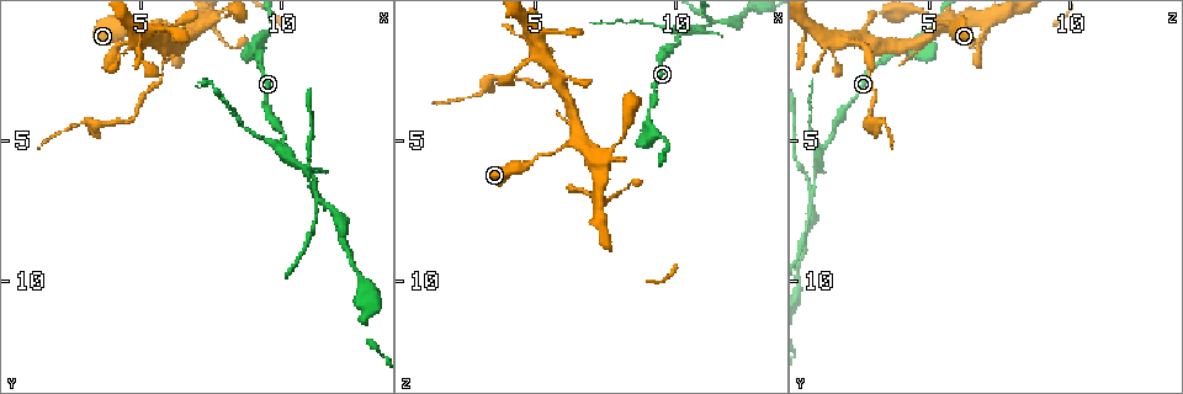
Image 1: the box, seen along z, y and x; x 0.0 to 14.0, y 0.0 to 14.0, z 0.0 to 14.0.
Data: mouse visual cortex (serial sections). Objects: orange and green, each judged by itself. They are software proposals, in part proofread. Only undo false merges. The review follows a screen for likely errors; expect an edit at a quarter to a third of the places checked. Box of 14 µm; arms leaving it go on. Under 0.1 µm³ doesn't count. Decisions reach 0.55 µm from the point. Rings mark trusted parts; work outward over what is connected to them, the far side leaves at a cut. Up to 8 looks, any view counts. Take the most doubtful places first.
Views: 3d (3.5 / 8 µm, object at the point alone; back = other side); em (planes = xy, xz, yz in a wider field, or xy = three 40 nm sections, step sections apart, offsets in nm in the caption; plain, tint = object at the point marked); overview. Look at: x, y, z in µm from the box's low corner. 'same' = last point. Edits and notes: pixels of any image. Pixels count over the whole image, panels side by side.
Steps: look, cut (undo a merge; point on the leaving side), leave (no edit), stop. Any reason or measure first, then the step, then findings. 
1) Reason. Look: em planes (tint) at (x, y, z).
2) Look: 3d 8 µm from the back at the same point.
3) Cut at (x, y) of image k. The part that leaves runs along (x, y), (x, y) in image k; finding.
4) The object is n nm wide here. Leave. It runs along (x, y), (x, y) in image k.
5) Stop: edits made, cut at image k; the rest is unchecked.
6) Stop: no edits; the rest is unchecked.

Abrupt turn. Look: 3d 3.5 µm at (10.2, 5.4, 1.2).

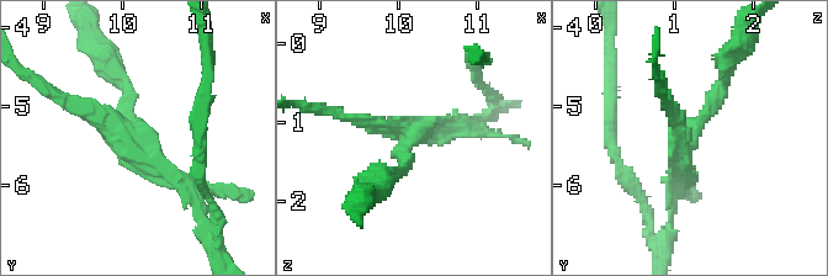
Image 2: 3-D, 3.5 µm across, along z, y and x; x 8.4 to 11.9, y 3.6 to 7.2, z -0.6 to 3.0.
Look: em planes (tint) at (10.20, 5.40, 1.10).

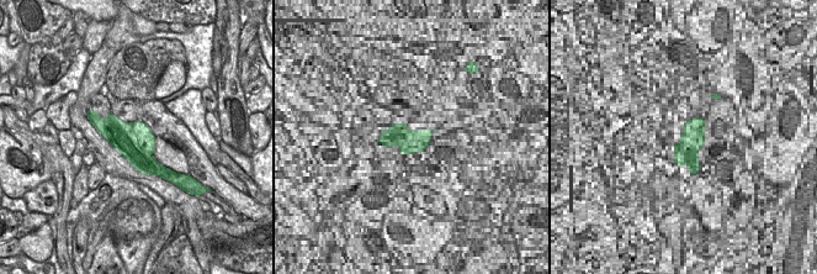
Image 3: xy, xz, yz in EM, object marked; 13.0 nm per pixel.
Cut at (468, 131) of image 2. The part that leaves runs along (133, 138), (191, 186), (202, 224) in image 2; a second cell is stuck on.

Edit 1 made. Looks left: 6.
Sharp bend. Look: 3d 3.5 µm at (9.1, 1.7, 4.7).

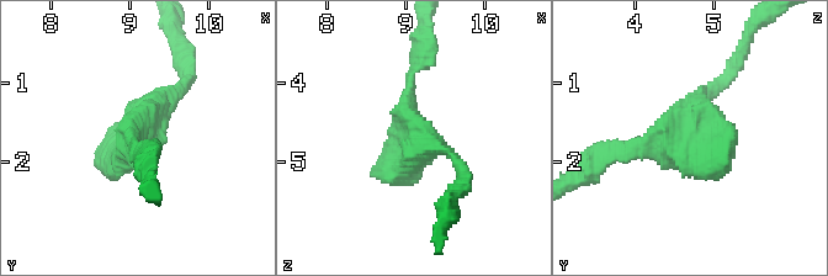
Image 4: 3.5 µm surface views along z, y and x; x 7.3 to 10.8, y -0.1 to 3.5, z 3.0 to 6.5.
Need the tissue. Look: em planes (plain) at (9.15, 1.65, 4.70).

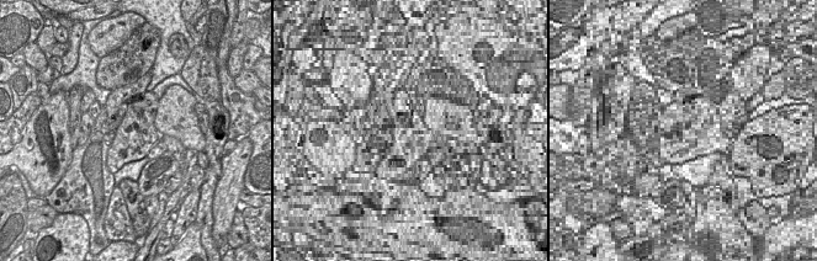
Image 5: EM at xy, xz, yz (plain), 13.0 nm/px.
Where the object lies. Look: em planes (tint) at the same point.

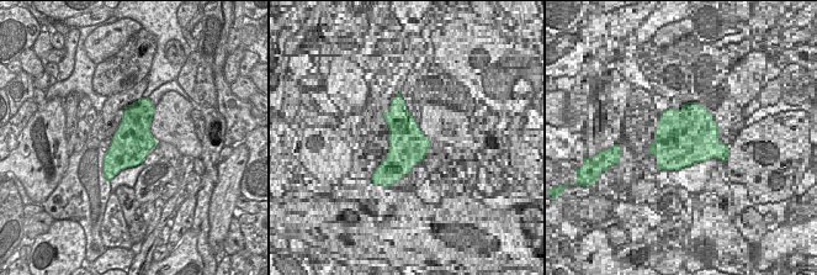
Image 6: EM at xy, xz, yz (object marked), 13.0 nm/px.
Leave. All the same cell.

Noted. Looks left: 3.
Branch point. Look: 3d 3.5 µm at (6.5, 1.3, 5.0).

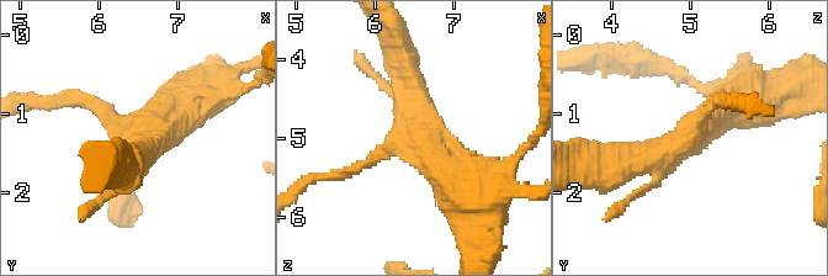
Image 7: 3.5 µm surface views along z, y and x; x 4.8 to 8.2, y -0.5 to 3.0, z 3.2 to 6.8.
3 arms meet here; the arms are 150, 400, 450 nm wide. Look: em xy step 2 (tint) at (6.45, 1.25, 5.00).

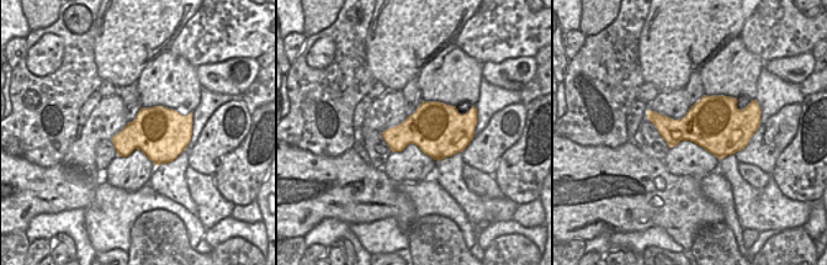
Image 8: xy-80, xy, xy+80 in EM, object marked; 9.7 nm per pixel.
Leave. All the same cell.

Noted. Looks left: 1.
Stop: edits made, cut at image 2; the rest is unchecked.

